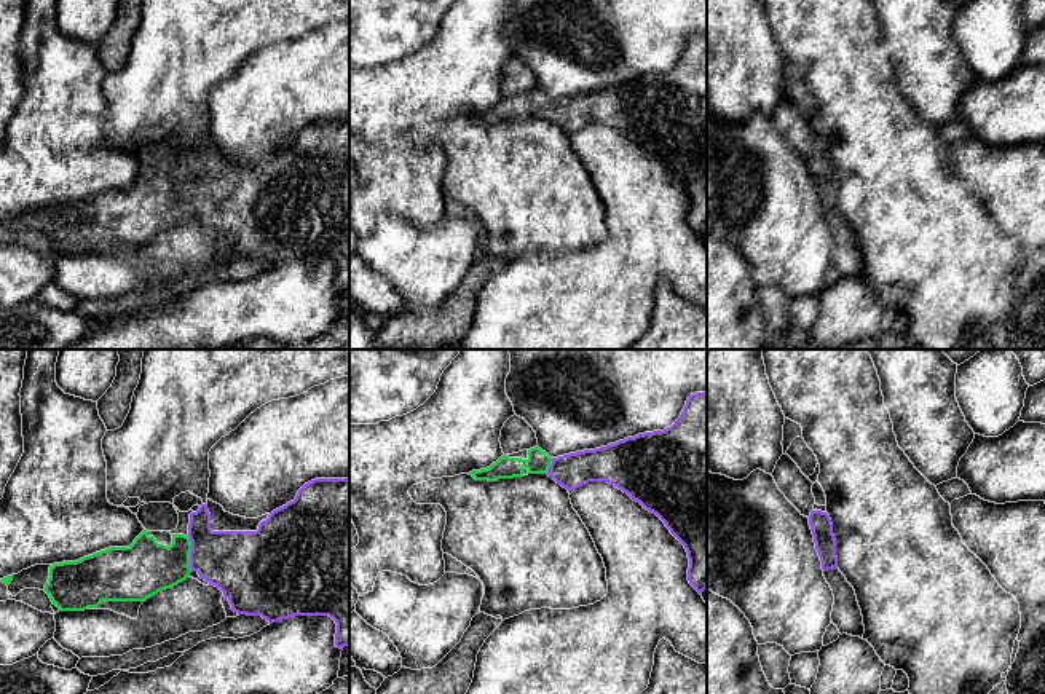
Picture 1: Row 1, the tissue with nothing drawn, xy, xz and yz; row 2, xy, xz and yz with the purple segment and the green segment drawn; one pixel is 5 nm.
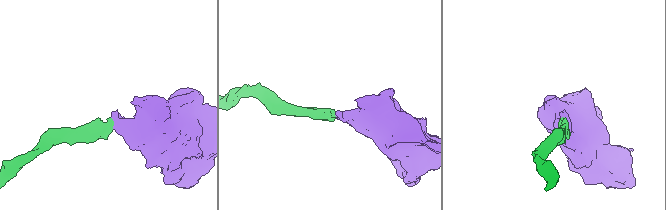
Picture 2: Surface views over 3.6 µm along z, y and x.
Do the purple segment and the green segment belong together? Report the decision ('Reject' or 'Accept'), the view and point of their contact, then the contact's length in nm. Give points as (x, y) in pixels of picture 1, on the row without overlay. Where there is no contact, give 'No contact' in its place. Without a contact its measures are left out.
Accept. Touches purple at xy (190, 197). Shared border 180 nm

